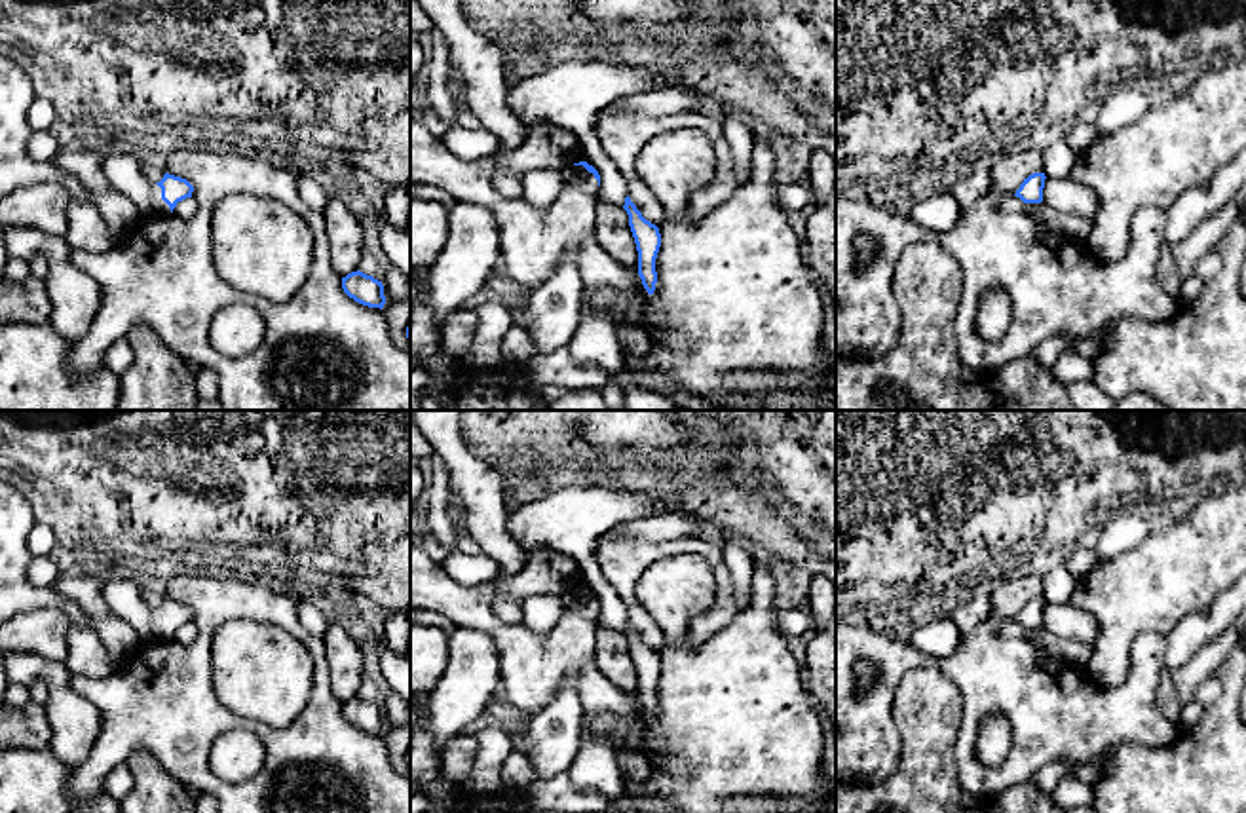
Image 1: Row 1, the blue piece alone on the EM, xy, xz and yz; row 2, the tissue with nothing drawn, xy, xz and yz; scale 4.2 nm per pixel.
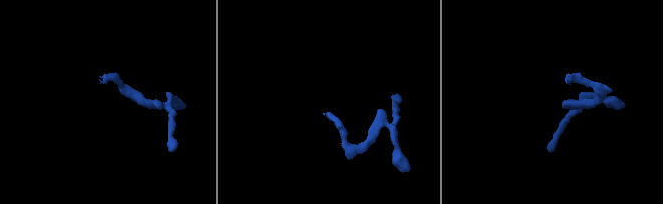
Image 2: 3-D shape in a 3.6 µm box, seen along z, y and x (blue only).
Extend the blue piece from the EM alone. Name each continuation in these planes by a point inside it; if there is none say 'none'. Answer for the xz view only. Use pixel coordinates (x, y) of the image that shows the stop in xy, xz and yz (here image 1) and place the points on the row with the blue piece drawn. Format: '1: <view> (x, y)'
1: xz (576, 175)

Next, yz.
1: yz (1058, 158)

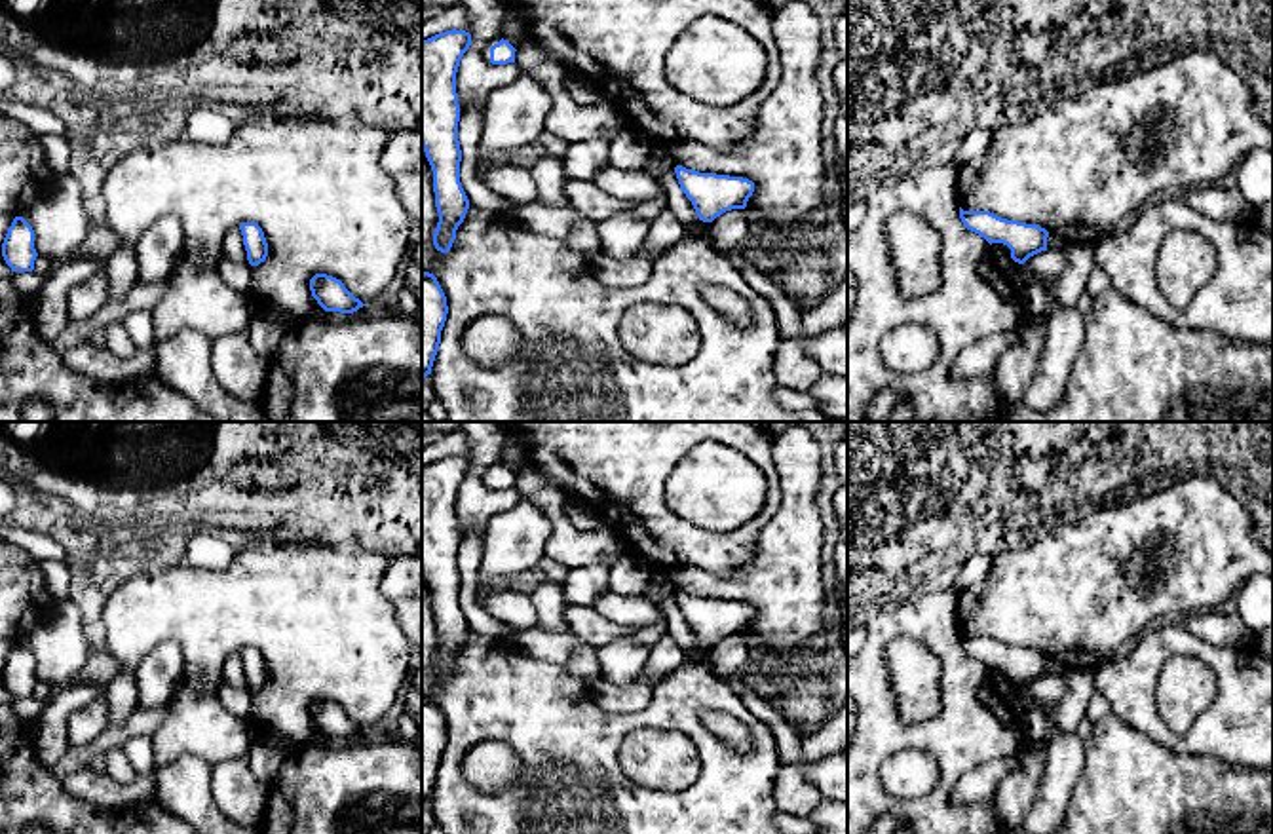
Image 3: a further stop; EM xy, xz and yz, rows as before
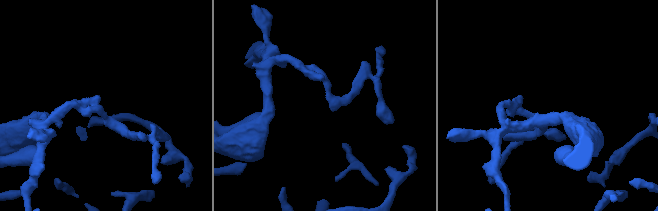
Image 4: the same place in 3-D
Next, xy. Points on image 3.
none

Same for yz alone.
none

